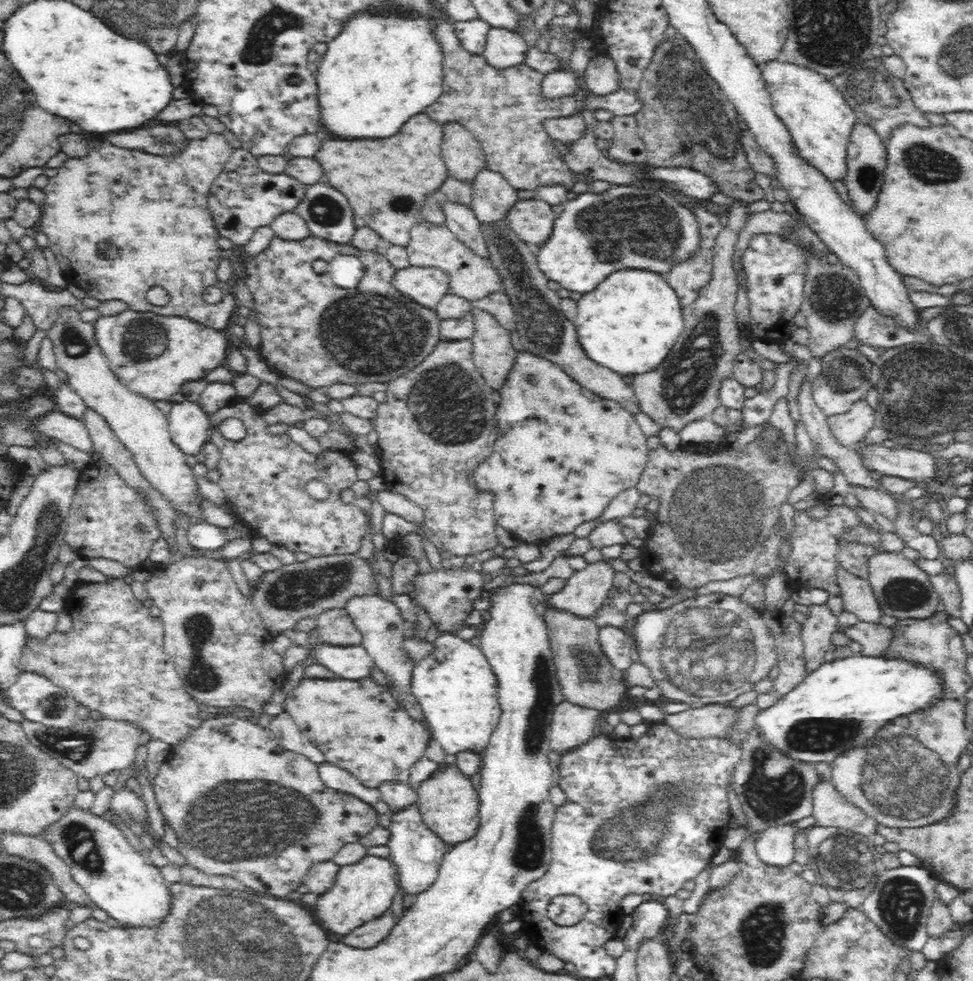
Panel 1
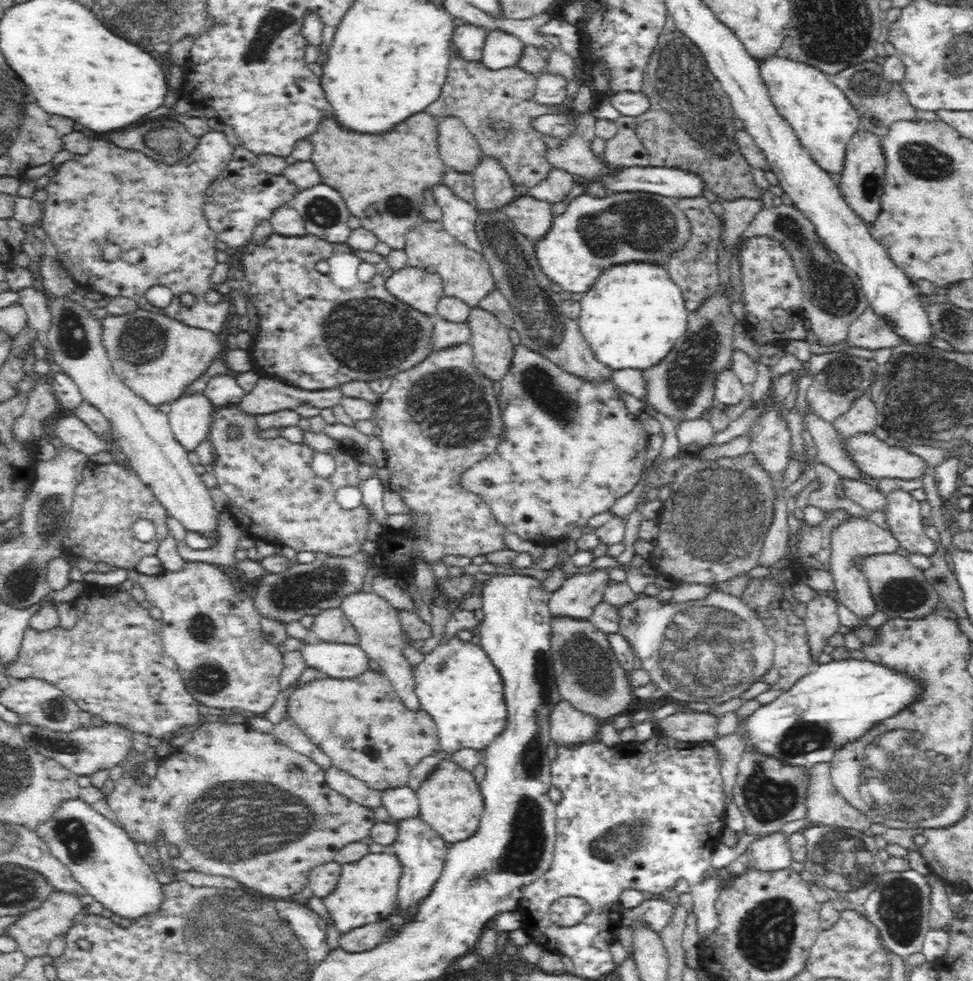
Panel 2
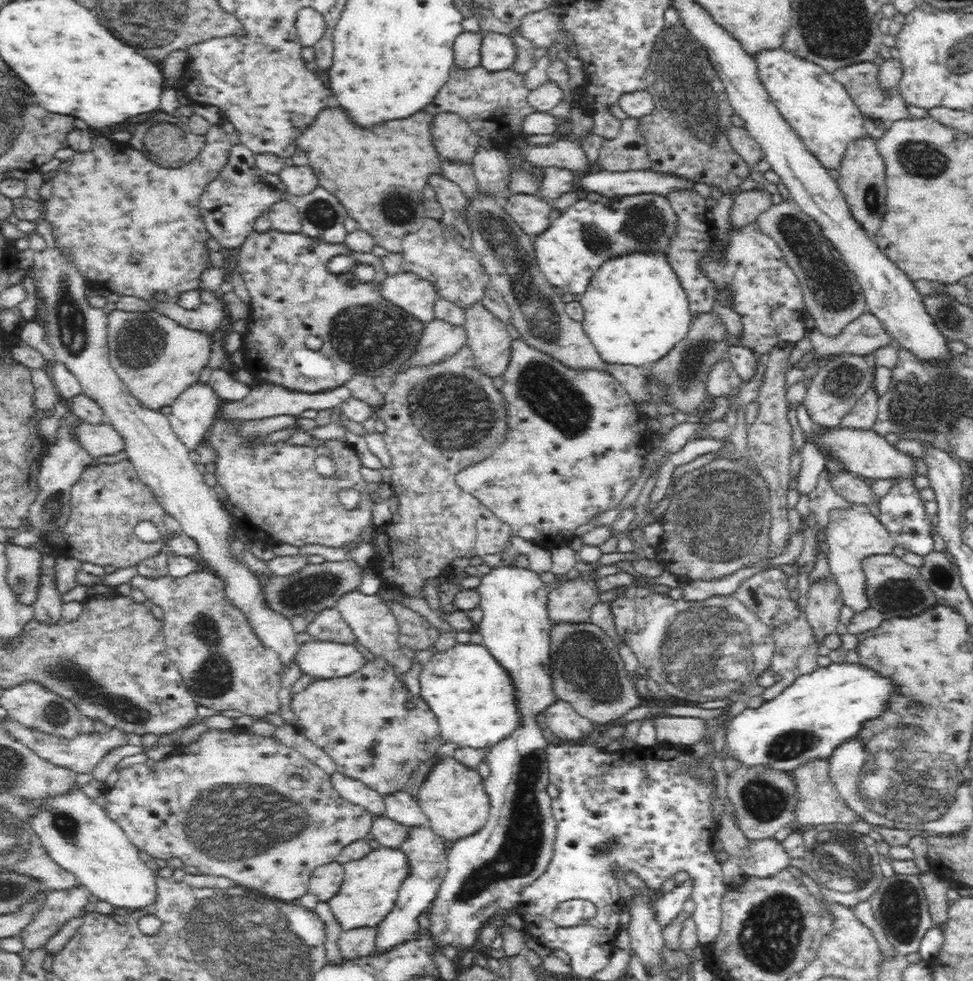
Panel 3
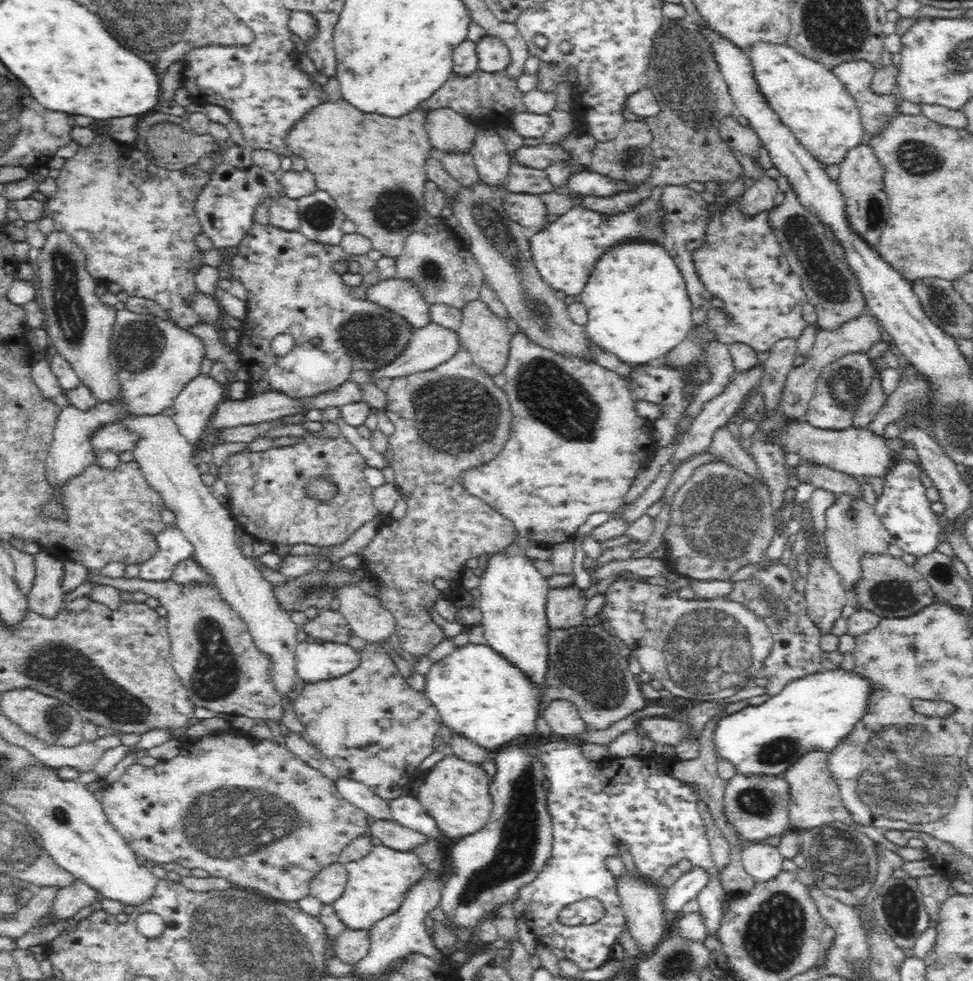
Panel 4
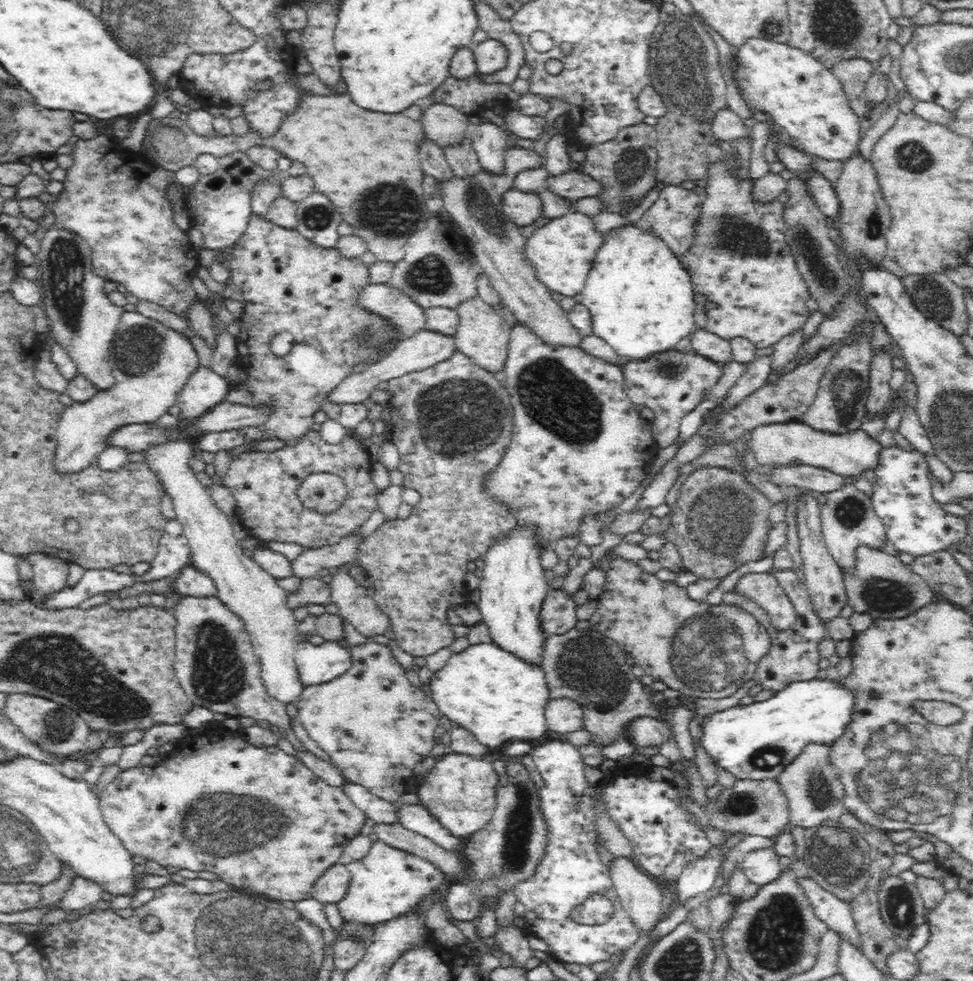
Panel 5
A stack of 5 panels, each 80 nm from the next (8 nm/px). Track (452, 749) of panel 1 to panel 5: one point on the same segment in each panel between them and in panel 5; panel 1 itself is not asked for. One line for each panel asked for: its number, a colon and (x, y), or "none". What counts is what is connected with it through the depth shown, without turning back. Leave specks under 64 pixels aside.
2: (457, 683)
3: (474, 697)
4: (477, 690)
5: (507, 698)

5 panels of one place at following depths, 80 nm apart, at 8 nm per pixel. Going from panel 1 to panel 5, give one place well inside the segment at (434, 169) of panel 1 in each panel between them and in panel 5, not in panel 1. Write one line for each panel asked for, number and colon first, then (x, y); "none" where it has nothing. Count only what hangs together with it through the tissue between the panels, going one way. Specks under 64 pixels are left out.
2: (381, 177)
3: (377, 173)
4: (372, 166)
5: (365, 163)

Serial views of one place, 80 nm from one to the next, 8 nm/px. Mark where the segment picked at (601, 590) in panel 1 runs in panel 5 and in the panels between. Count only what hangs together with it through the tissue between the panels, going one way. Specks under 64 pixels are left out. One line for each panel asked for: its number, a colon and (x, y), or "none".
2: (576, 598)
3: (570, 602)
4: (564, 606)
5: (557, 615)

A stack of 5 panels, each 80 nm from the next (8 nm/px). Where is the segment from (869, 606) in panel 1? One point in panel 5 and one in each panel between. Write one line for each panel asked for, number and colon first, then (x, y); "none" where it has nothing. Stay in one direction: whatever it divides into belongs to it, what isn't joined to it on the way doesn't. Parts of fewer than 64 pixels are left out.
2: (852, 540)
3: (853, 533)
4: (852, 527)
5: (848, 520)

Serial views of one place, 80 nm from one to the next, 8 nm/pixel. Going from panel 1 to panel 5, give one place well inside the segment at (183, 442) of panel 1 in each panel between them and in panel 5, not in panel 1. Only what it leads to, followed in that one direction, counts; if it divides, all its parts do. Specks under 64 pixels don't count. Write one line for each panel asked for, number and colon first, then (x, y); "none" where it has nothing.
2: (190, 417)
3: (191, 414)
4: (193, 407)
5: (205, 389)

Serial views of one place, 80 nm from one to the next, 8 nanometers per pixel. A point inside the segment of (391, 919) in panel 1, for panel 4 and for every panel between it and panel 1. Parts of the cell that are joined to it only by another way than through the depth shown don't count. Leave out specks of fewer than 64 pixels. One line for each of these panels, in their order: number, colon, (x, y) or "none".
2: (366, 938)
3: (356, 943)
4: (350, 946)

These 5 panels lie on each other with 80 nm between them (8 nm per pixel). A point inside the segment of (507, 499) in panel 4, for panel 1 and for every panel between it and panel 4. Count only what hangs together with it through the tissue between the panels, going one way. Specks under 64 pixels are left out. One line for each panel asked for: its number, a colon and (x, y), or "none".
1: (564, 452)
2: (572, 449)
3: (575, 441)

